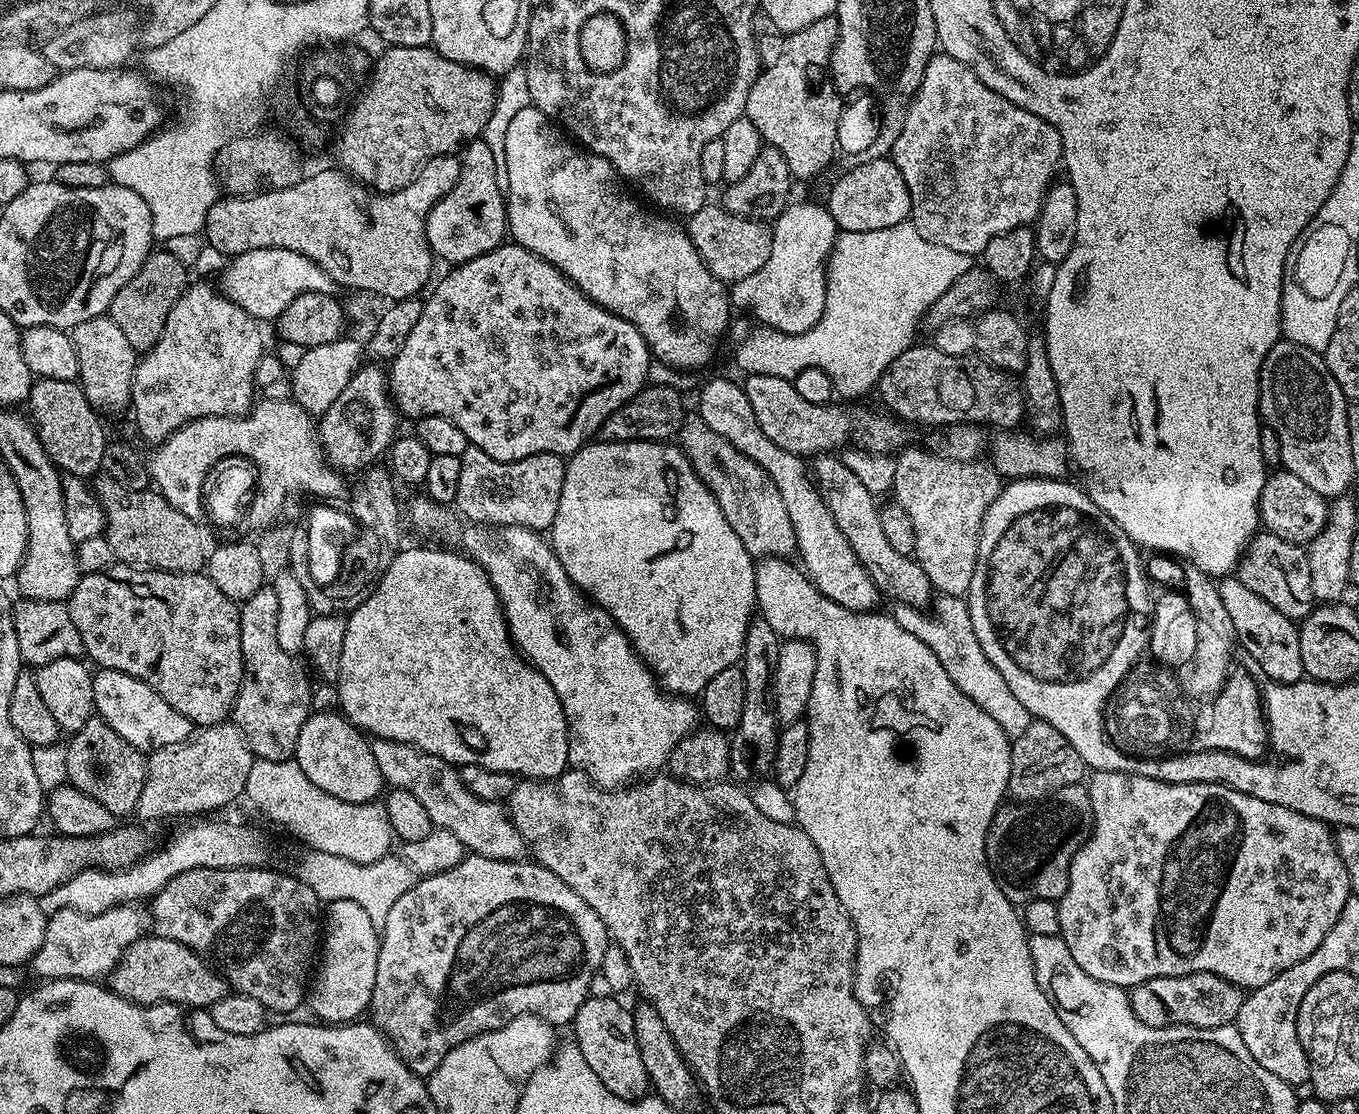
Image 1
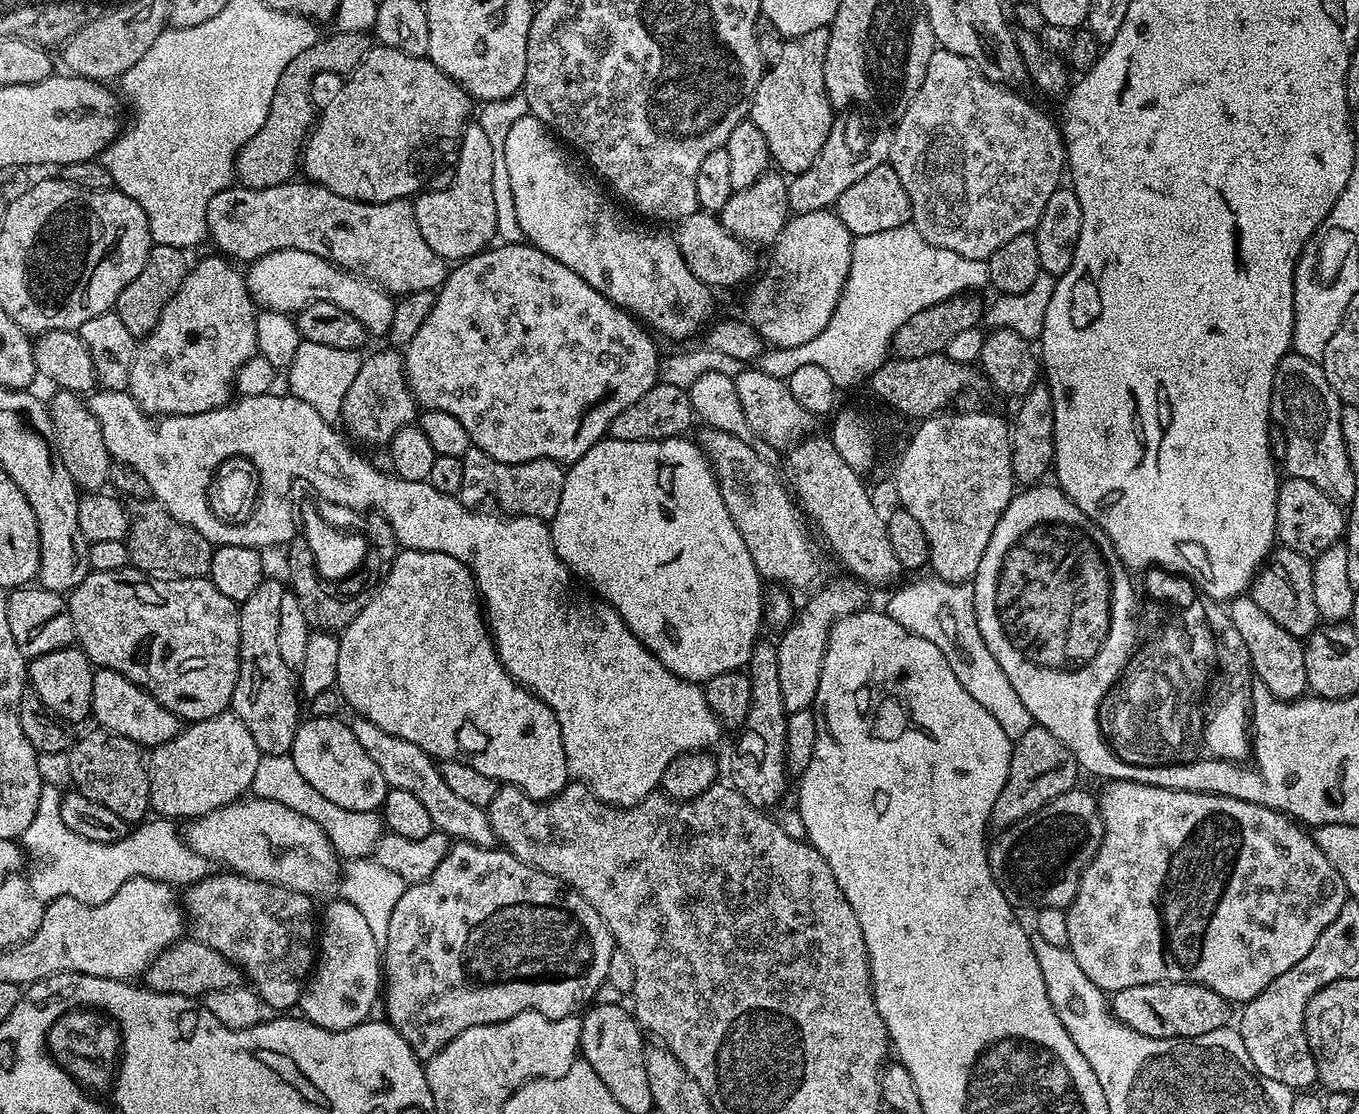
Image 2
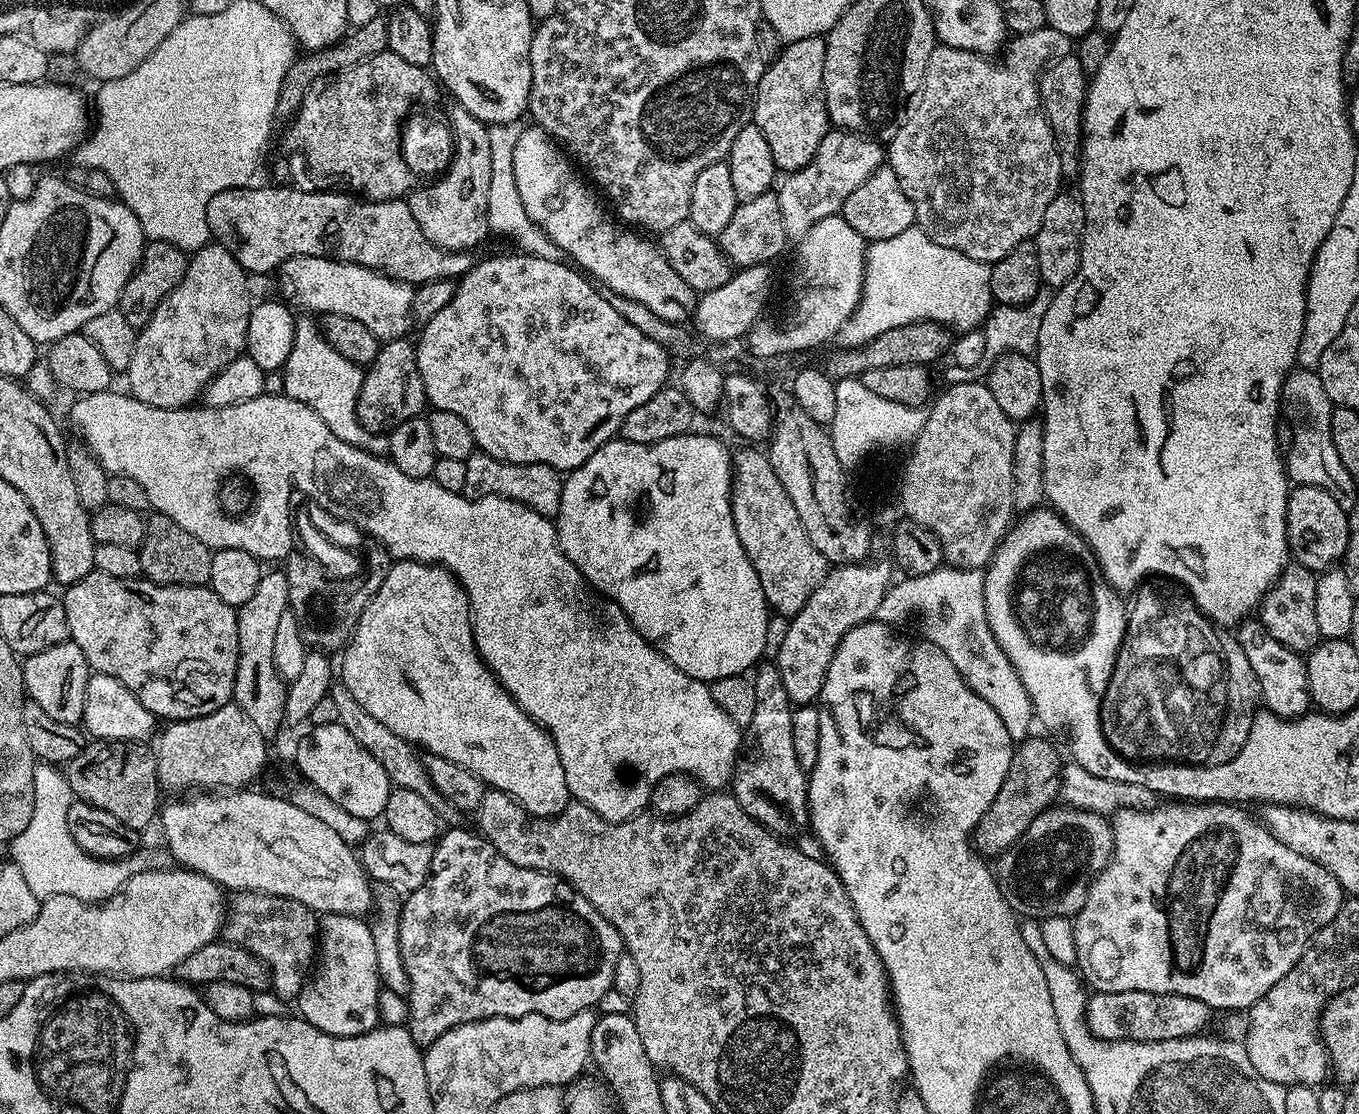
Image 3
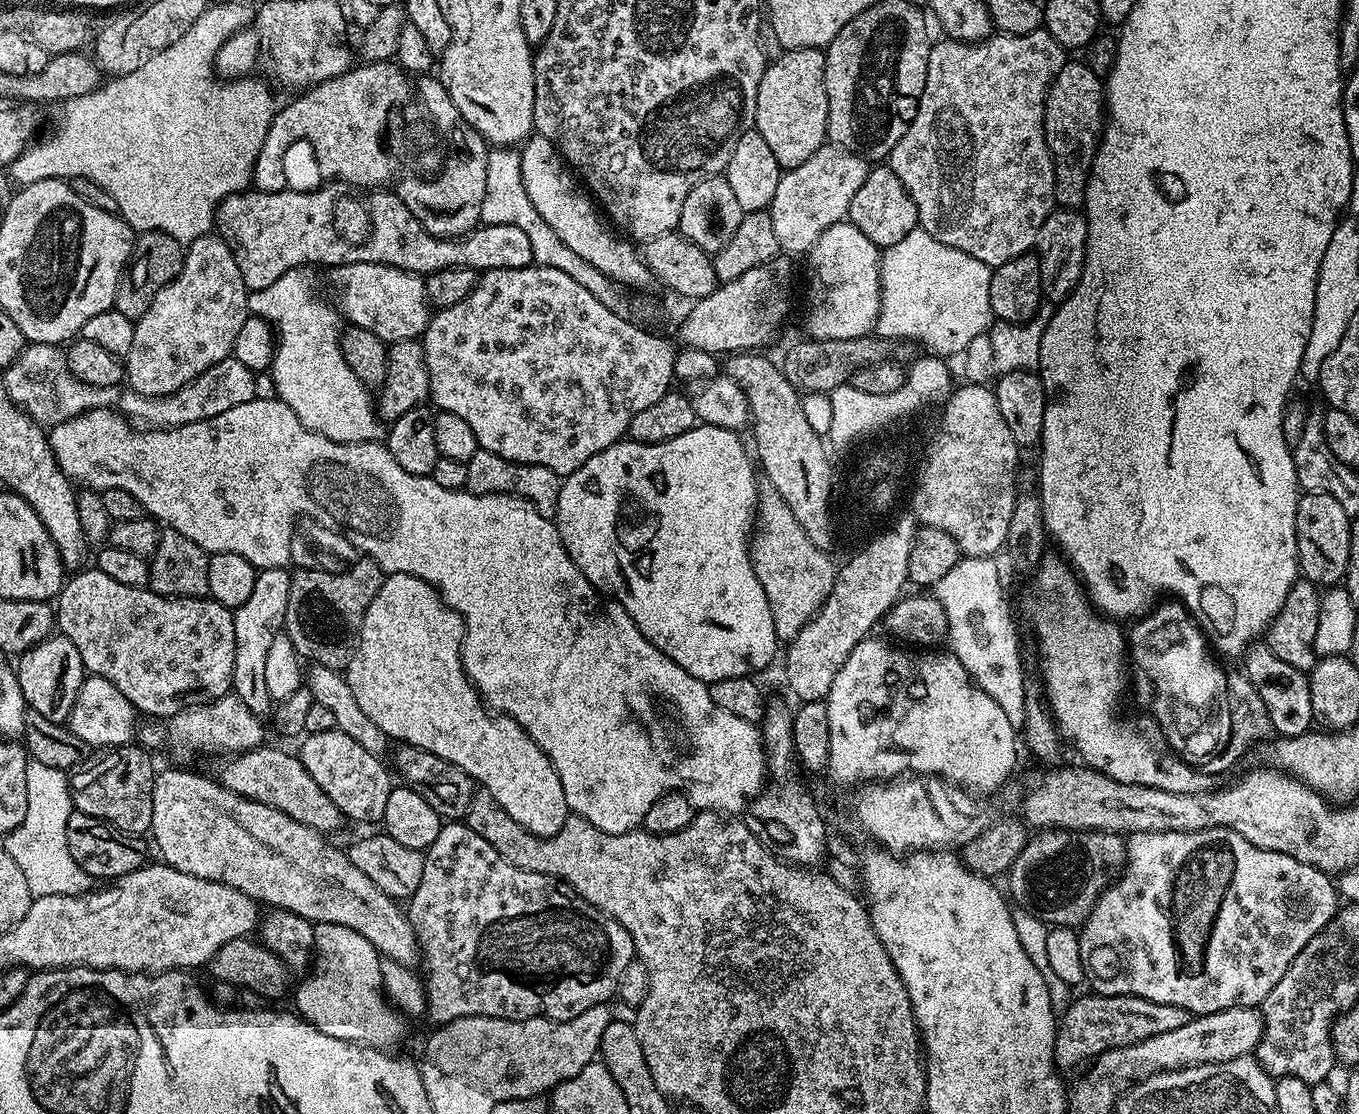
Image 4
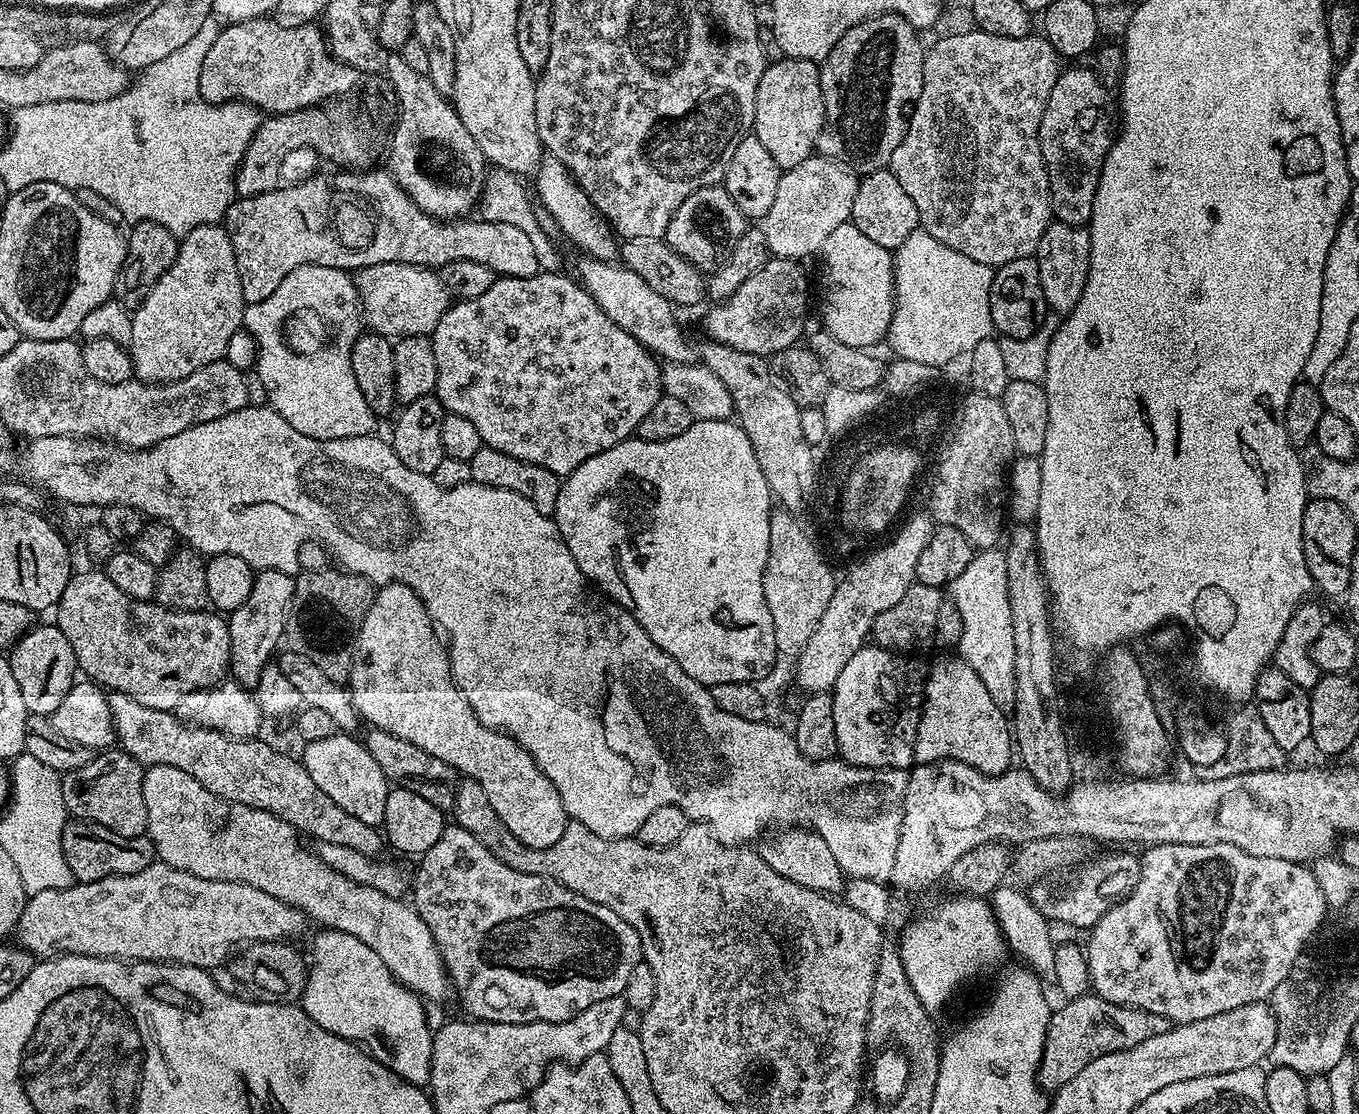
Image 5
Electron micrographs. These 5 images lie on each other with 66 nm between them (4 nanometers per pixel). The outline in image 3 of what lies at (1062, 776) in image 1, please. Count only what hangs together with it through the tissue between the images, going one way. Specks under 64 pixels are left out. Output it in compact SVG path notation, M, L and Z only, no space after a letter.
M1029 738L1013 751L1002 790L998 790L994 802L990 802L990 810L982 814L978 826L972 832L972 846L979 855L985 858L1000 857L1007 848L1014 846L1014 842L1018 842L1018 838L1022 838L1022 834L1026 834L1030 822L1034 822L1034 818L1038 818L1038 814L1045 812L1057 799L1062 759L1056 753L1057 745L1051 739L1048 740Z

